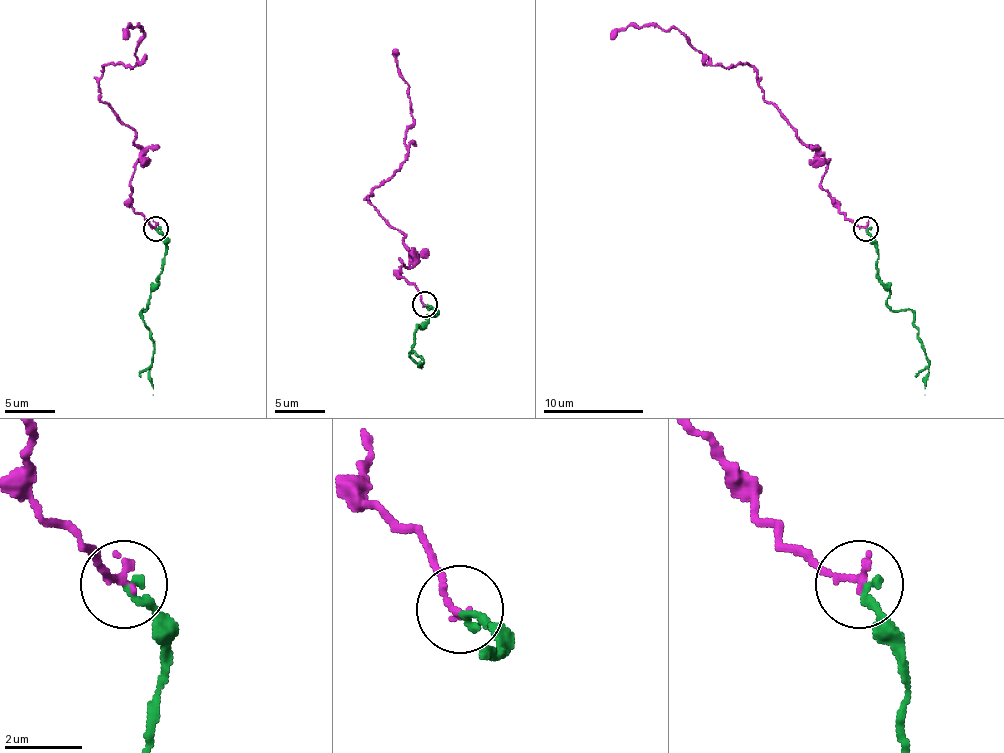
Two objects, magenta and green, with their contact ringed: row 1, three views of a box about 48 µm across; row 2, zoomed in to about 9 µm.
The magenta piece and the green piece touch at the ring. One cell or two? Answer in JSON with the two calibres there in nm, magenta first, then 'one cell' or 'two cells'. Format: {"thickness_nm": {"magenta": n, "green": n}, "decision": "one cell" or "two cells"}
{"thickness_nm": {"magenta": 220, "green": 240}, "decision": "one cell"}

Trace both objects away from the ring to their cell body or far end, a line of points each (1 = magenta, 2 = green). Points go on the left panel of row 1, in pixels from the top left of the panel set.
1: (155, 228), (132, 203), (135, 132), (99, 97), (102, 67), (137, 65), (140, 24), (130, 24), (127, 39)
2: (155, 228), (162, 236), (165, 256), (162, 273), (142, 313), (155, 349), (150, 364), (152, 394)

